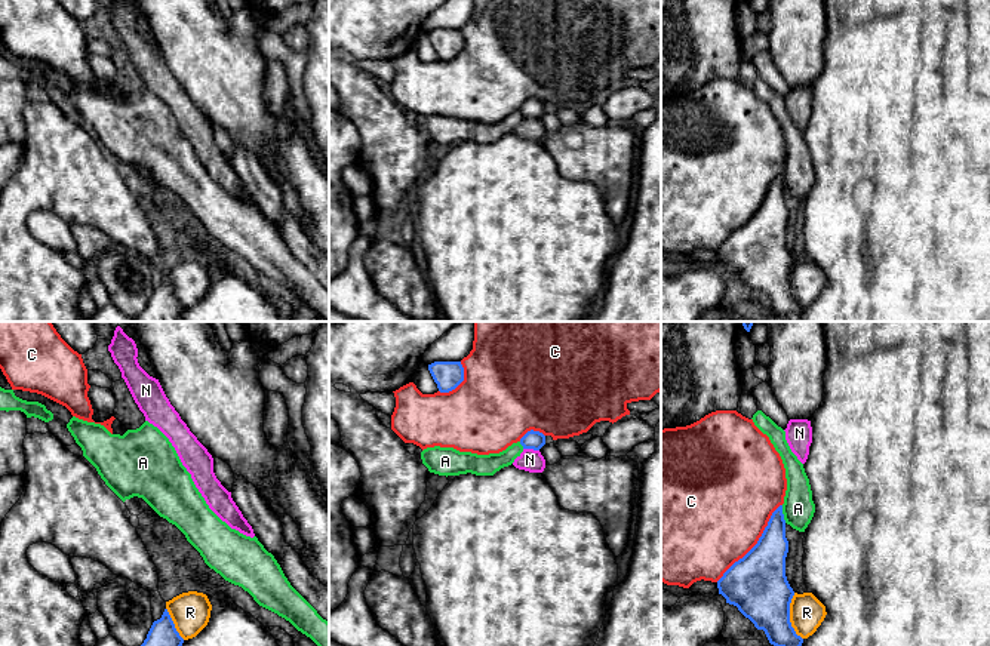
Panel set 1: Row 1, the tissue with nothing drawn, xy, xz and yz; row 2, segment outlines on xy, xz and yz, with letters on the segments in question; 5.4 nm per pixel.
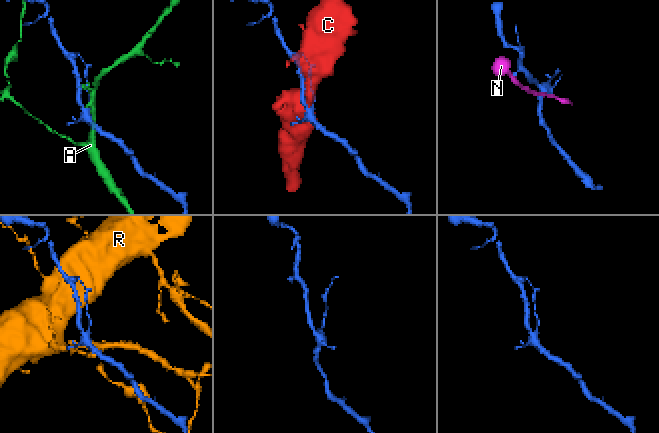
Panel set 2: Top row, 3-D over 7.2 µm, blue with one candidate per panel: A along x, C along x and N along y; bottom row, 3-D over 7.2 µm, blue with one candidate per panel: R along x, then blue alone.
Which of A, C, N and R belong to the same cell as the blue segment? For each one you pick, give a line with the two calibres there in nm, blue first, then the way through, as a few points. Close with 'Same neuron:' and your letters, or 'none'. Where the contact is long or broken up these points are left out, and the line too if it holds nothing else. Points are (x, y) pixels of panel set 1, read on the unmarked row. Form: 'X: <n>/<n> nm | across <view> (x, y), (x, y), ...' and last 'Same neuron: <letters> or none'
Same neuron: none

